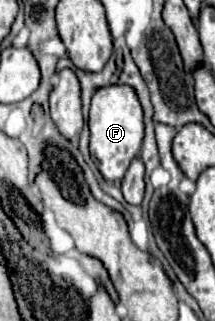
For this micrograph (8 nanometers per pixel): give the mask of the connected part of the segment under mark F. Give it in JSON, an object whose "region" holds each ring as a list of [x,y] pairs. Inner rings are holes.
{"region":[[[107,86],[95,92],[89,108],[89,130],[91,130],[89,152],[95,168],[107,182],[111,184],[121,182],[143,142],[143,110],[133,88]]]}

